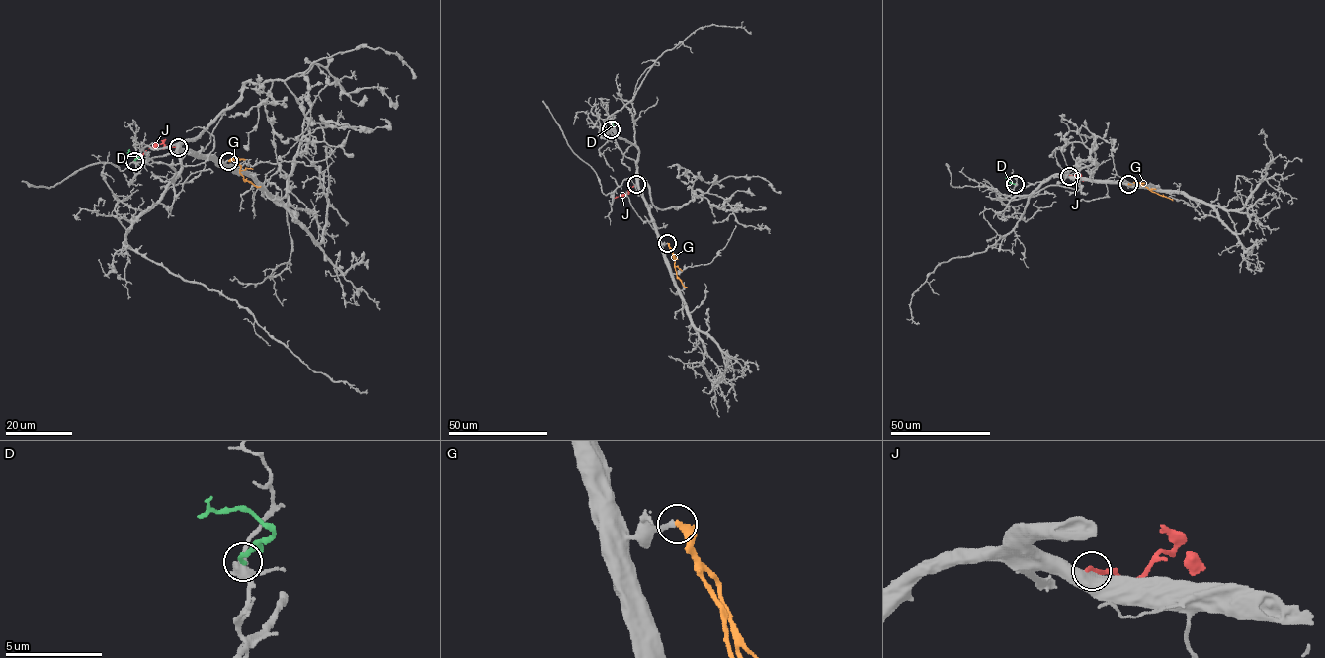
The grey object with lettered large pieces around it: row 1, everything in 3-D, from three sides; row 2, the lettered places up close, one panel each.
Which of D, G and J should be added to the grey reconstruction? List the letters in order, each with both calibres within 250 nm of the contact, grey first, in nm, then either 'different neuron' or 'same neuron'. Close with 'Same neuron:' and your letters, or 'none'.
D: 440/190 nm | different neuron
G: 280/440 nm | different neuron
J: 750/240 nm | different neuron
Same neuron: none

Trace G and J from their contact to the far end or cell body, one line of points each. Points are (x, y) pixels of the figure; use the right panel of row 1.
G: (1128, 184), (1142, 185), (1173, 200)
J: (1069, 175), (1079, 174), (1083, 181)

